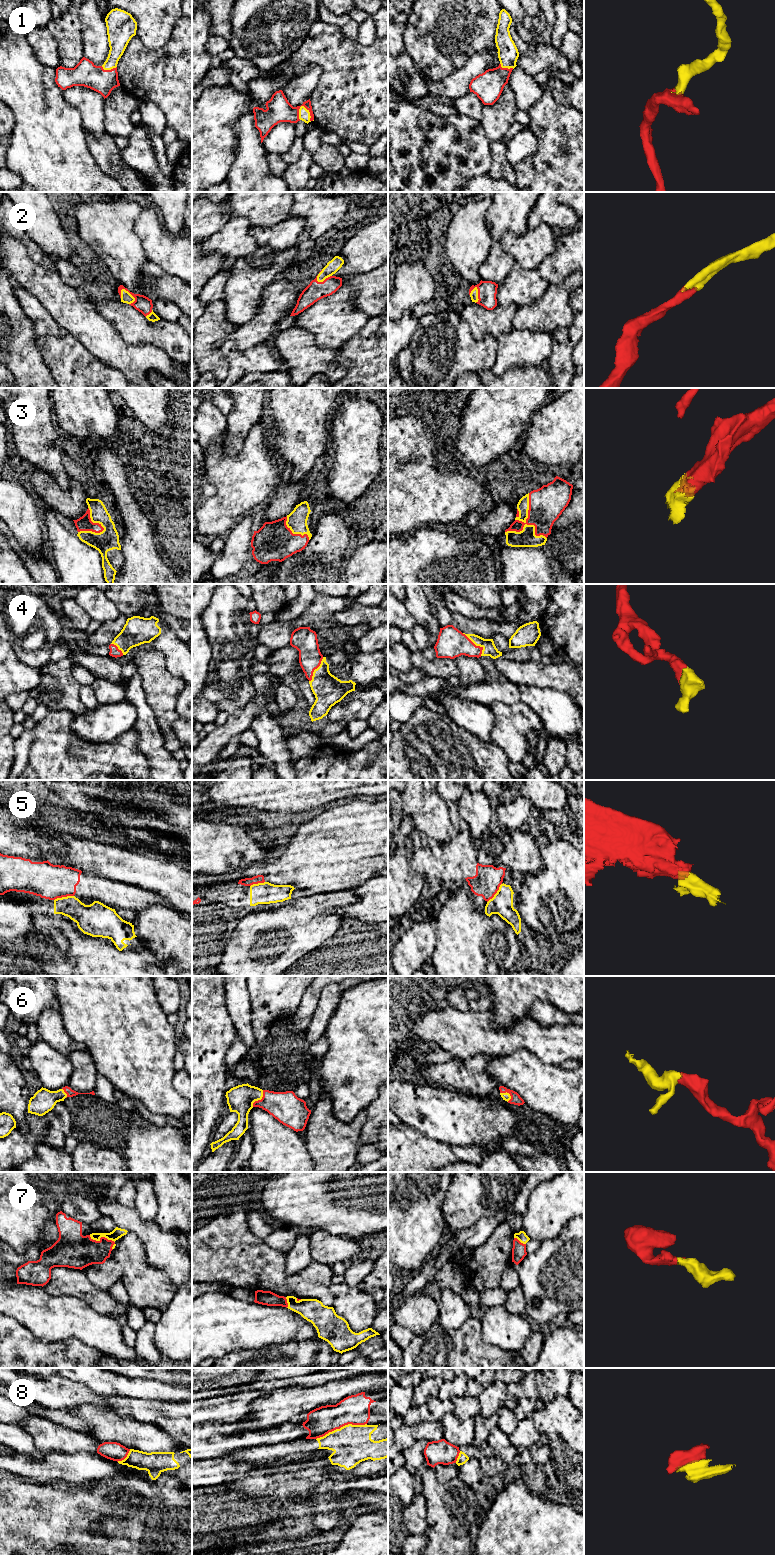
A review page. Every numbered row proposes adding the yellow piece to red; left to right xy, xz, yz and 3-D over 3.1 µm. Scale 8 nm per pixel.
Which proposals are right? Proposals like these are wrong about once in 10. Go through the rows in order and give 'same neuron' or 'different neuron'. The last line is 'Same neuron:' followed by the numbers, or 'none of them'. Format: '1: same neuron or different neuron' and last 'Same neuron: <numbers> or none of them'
1: same neuron
2: same neuron
3: same neuron
4: same neuron
5: different neuron
6: same neuron
7: same neuron
8: different neuron
Same neuron: 1, 2, 3, 4, 6, 7

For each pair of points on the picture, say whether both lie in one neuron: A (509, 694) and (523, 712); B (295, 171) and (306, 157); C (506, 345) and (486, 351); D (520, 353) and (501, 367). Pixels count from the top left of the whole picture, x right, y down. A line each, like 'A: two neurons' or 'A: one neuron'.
A: two neurons
B: one neuron
C: two neurons
D: one neuron

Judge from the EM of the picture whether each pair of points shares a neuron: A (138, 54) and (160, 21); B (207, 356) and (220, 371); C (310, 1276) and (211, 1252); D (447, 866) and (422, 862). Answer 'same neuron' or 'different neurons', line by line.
A: different neurons
B: same neuron
C: same neuron
D: same neuron

